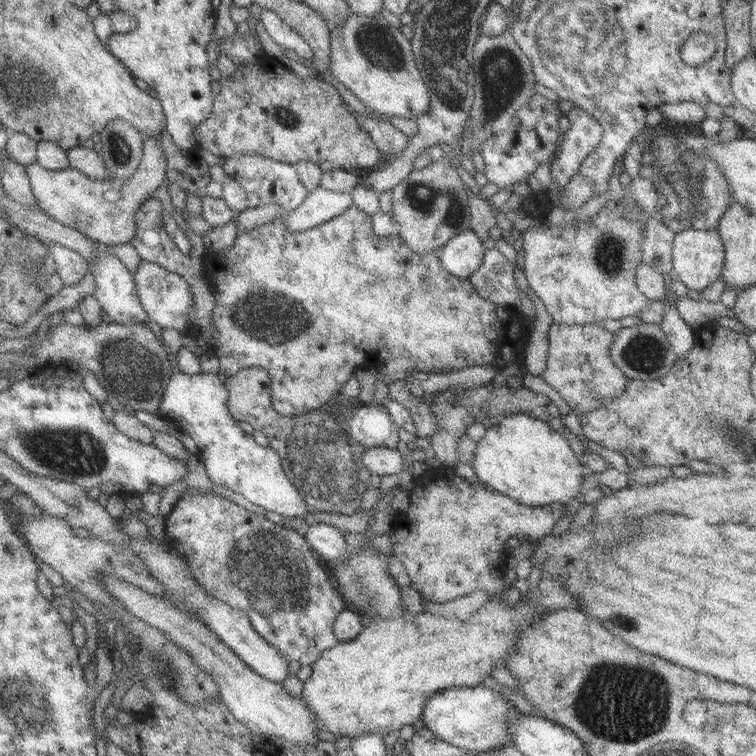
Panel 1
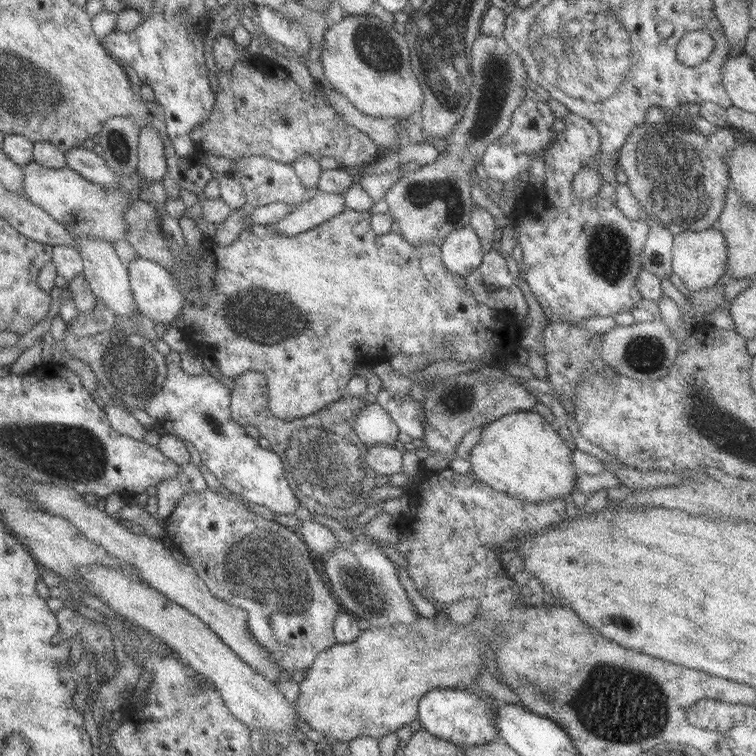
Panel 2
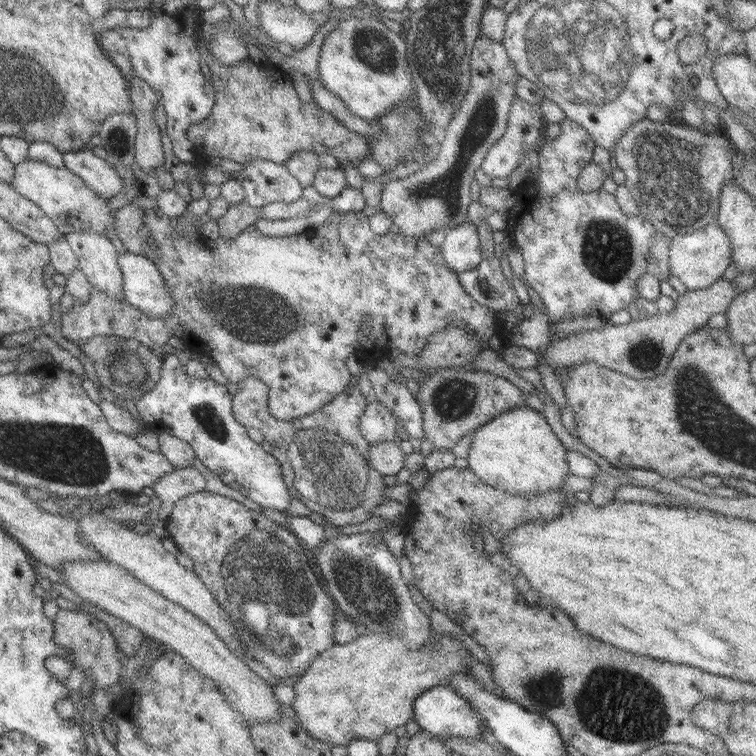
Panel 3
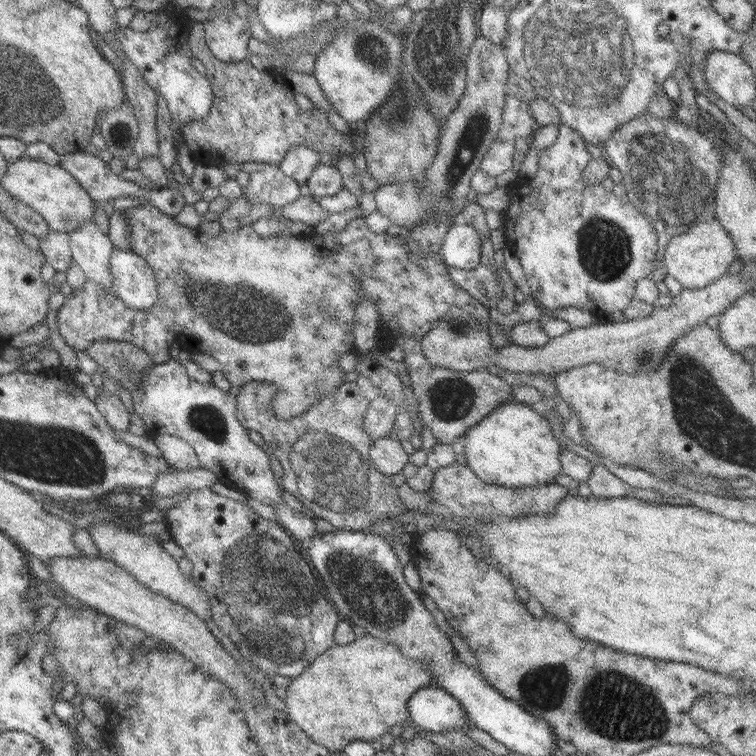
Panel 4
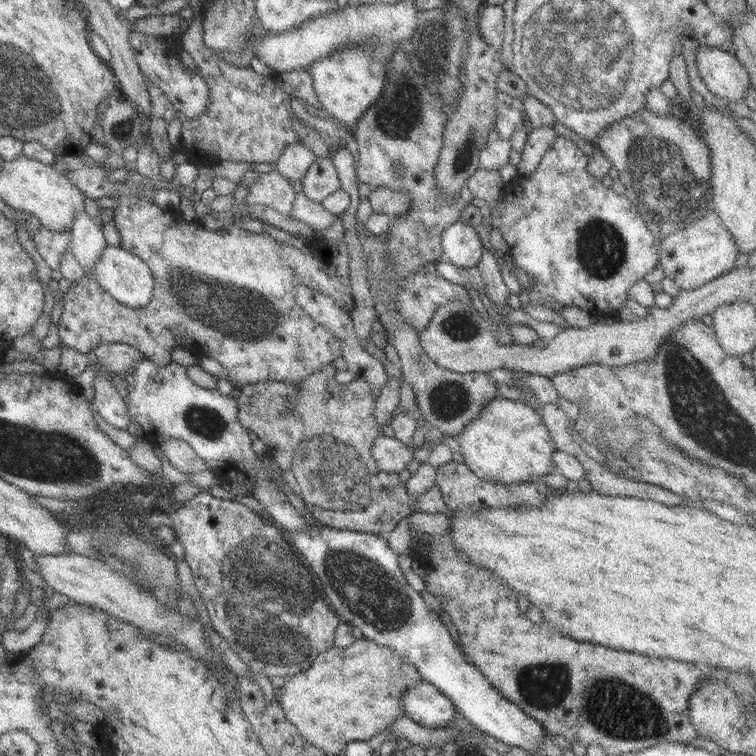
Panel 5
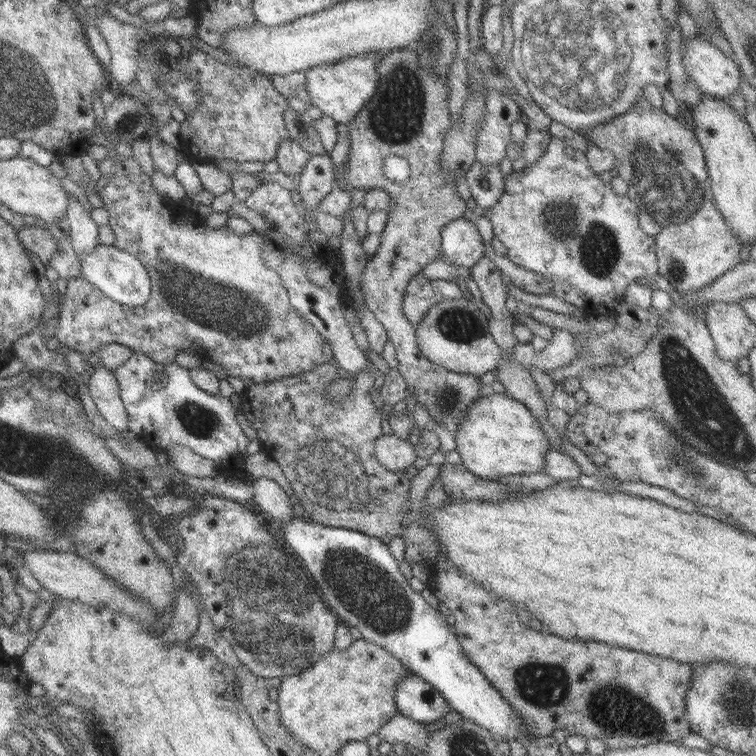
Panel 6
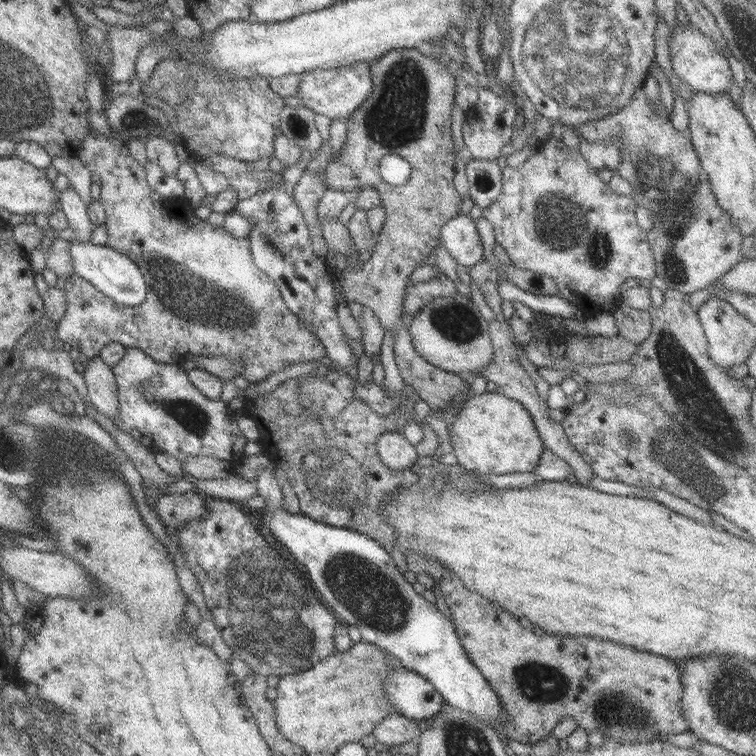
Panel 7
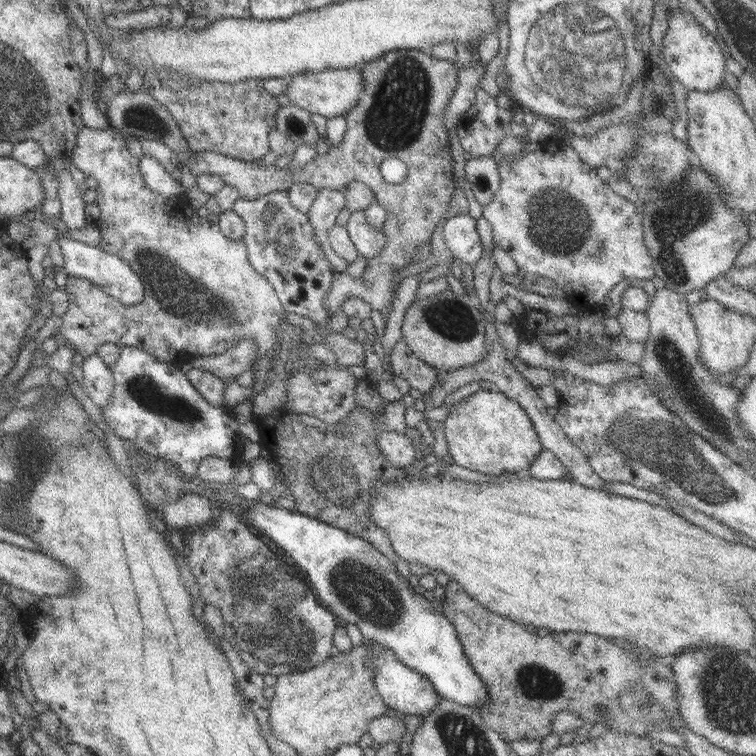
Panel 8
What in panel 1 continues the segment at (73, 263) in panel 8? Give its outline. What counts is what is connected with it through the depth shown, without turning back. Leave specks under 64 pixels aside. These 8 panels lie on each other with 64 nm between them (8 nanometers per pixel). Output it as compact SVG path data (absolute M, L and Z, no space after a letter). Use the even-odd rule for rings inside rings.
M142 260L133 274L133 279L140 304L144 312L147 312L151 324L158 329L176 328L178 332L186 335L187 326L191 323L188 313L192 310L189 308L194 304L189 284L179 274L162 268L159 264Z

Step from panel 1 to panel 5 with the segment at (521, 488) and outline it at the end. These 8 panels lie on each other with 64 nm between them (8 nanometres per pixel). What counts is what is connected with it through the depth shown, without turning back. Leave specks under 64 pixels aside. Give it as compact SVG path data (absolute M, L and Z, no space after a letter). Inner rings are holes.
M492 398L462 434L456 436L466 466L486 481L502 484L536 483L539 477L554 473L552 453L556 451L542 416L524 402Z

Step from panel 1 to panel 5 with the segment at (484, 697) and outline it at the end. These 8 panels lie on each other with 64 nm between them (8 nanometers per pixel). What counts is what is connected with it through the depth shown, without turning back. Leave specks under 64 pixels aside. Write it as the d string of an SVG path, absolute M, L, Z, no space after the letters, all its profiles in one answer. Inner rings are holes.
M426 681L406 689L399 699L404 714L422 726L445 727L457 712L452 701Z

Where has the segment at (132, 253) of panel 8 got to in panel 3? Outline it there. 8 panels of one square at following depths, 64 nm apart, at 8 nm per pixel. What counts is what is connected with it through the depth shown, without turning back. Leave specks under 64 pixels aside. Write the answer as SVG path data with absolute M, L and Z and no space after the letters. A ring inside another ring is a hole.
M146 209L143 216L147 234L151 236L153 242L153 249L148 247L143 254L148 260L156 264L158 272L162 275L165 281L165 290L171 296L172 313L162 315L159 317L151 317L146 313L130 310L125 307L122 301L108 298L102 291L92 287L88 300L84 302L74 301L71 309L64 311L61 314L61 327L62 337L66 338L69 343L74 345L82 345L88 343L90 338L96 336L118 336L122 338L136 338L136 341L144 344L156 356L164 360L165 355L169 353L168 341L172 337L178 337L180 341L187 347L187 354L192 355L198 352L206 354L215 358L218 363L217 368L226 376L230 383L242 383L248 377L256 377L264 382L269 387L269 412L280 421L292 421L294 419L301 419L302 417L324 408L328 402L336 399L336 396L350 385L352 376L346 367L346 360L349 356L354 356L360 350L360 338L363 338L363 332L360 331L360 322L364 320L364 316L370 316L369 325L372 330L369 330L369 338L374 343L374 348L380 348L380 354L392 352L394 348L398 348L402 354L416 354L420 355L428 338L432 338L435 332L442 332L450 325L460 325L466 329L466 332L471 332L480 340L480 349L486 350L489 347L489 341L496 335L504 341L504 348L511 345L511 329L506 322L504 326L501 324L503 320L498 320L495 316L494 309L482 306L476 302L463 287L463 284L458 280L458 275L454 272L444 260L440 247L436 247L428 242L426 238L416 238L402 235L397 230L393 230L383 235L376 234L369 225L369 217L362 211L348 212L343 218L341 223L334 223L330 226L320 226L314 230L308 230L304 233L290 236L266 236L262 234L255 225L248 226L241 230L235 237L218 237L212 239L212 248L210 244L204 244L200 238L192 238L184 231L180 225L172 228L172 218L166 216L158 209Z

